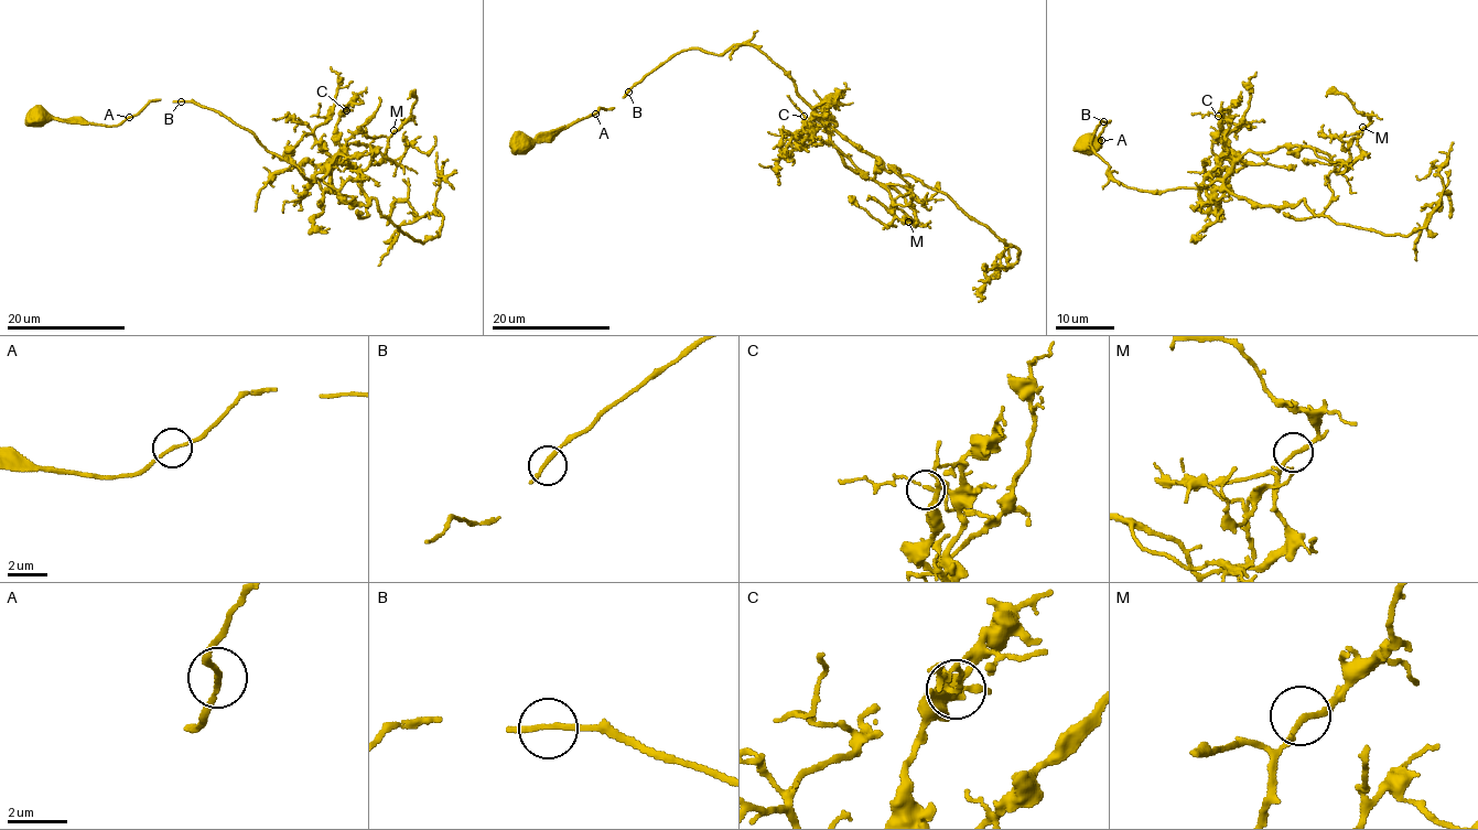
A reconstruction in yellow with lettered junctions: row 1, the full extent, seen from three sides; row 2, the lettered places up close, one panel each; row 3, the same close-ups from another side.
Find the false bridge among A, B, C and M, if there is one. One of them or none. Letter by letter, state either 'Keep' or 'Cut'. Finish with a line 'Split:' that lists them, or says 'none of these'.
A: Keep
B: Keep
C: Keep
M: Keep
Split: none of these

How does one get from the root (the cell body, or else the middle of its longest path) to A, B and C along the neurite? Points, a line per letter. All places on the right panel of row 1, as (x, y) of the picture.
A: (1200, 186), (1129, 187), (1109, 176), (1108, 164), (1090, 148), (1096, 128), (1110, 121), (1101, 140)
B: (1200, 186), (1142, 192), (1110, 178), (1108, 164), (1090, 146), (1096, 128), (1103, 121)
C: (1200, 186), (1227, 154), (1225, 133), (1229, 124), (1225, 117), (1218, 116)

